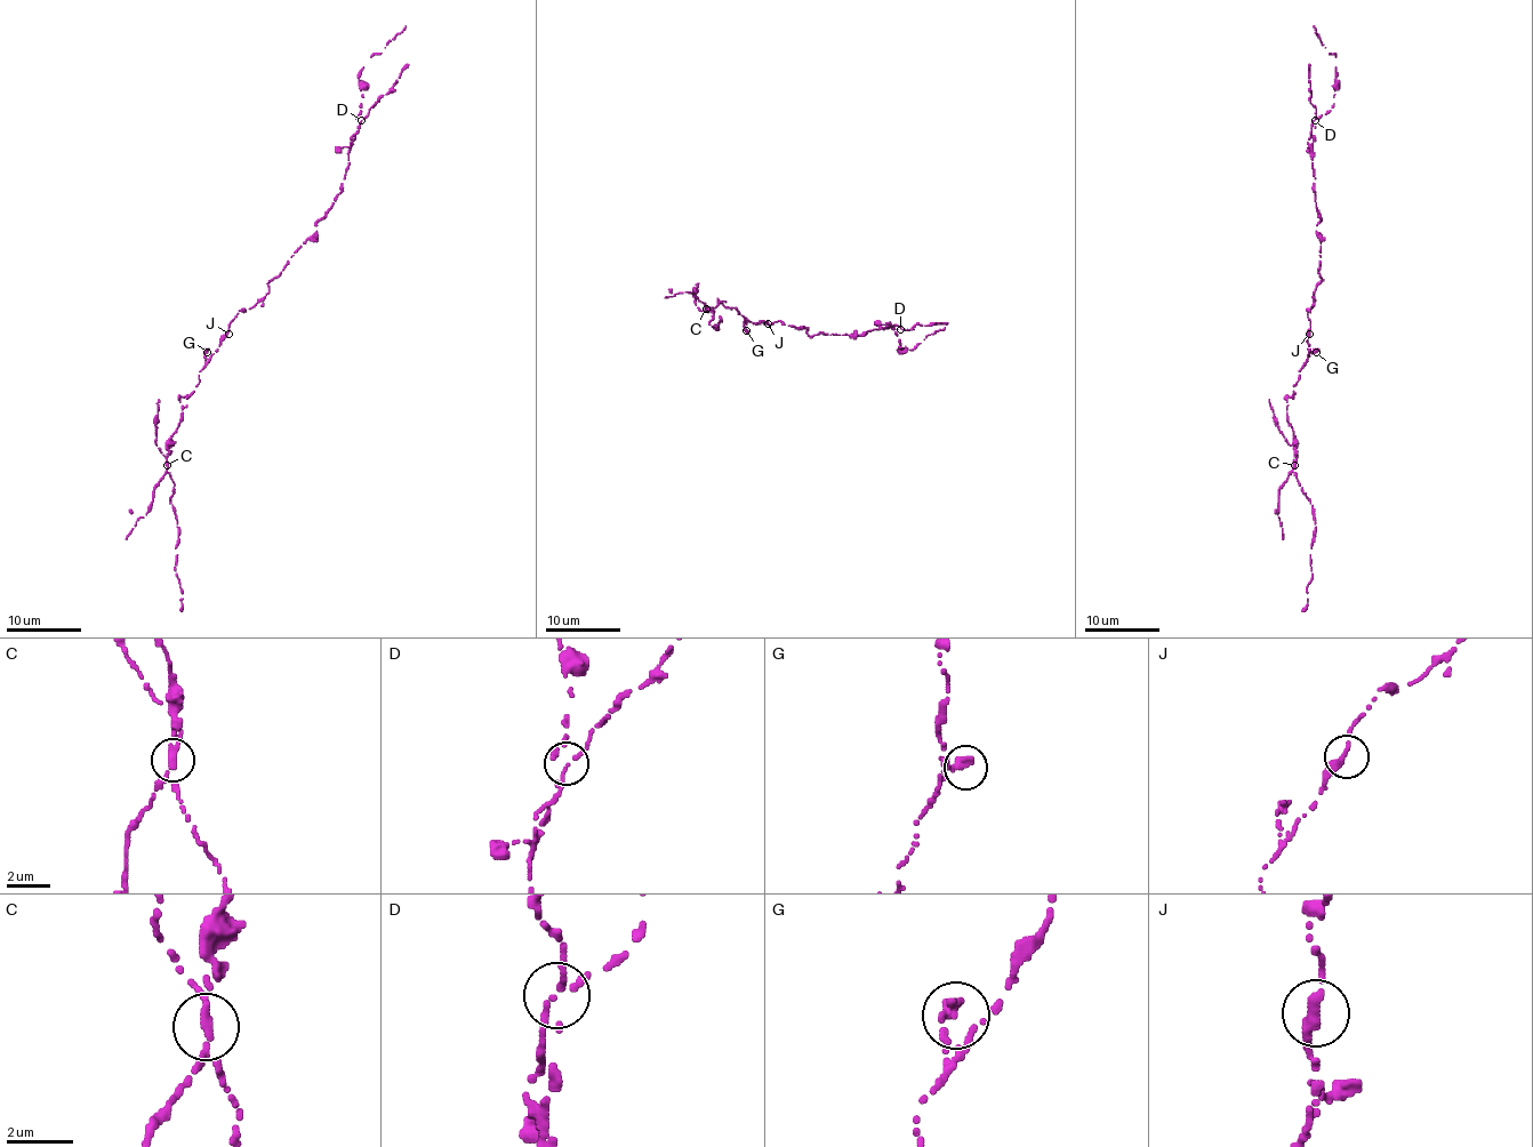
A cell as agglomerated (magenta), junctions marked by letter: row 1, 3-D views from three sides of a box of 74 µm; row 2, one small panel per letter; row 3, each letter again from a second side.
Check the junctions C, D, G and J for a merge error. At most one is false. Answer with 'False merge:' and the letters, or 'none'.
False merge: C

